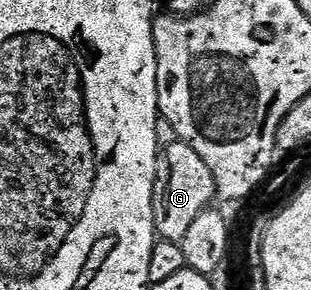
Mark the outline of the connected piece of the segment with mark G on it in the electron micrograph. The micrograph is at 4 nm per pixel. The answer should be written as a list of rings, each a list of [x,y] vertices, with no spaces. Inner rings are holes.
[[[177,140],[162,150],[153,187],[155,232],[162,240],[183,242],[197,215],[208,212],[212,208],[211,200],[216,200],[216,197],[213,171],[209,171],[193,147]]]

